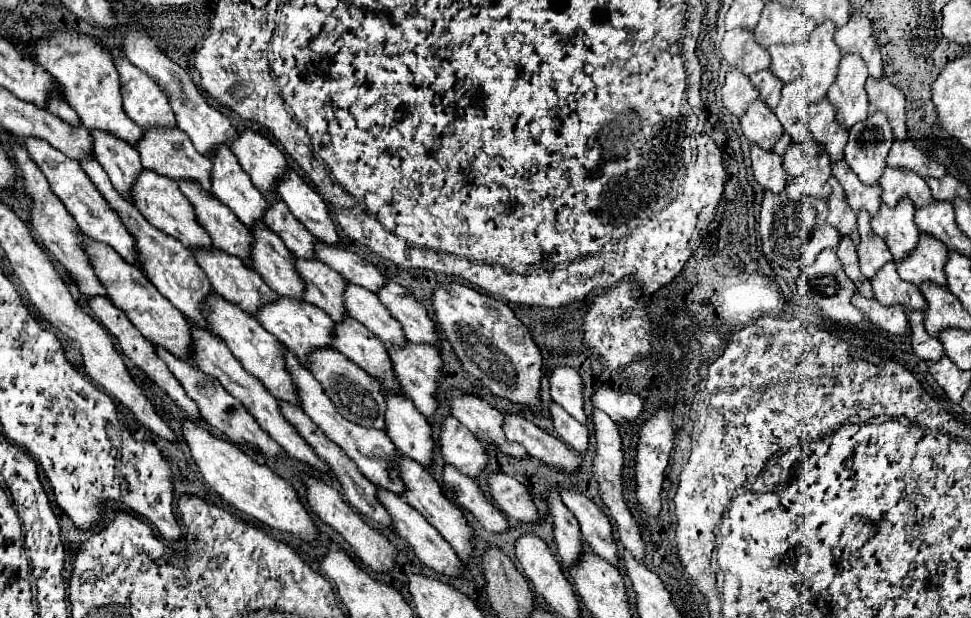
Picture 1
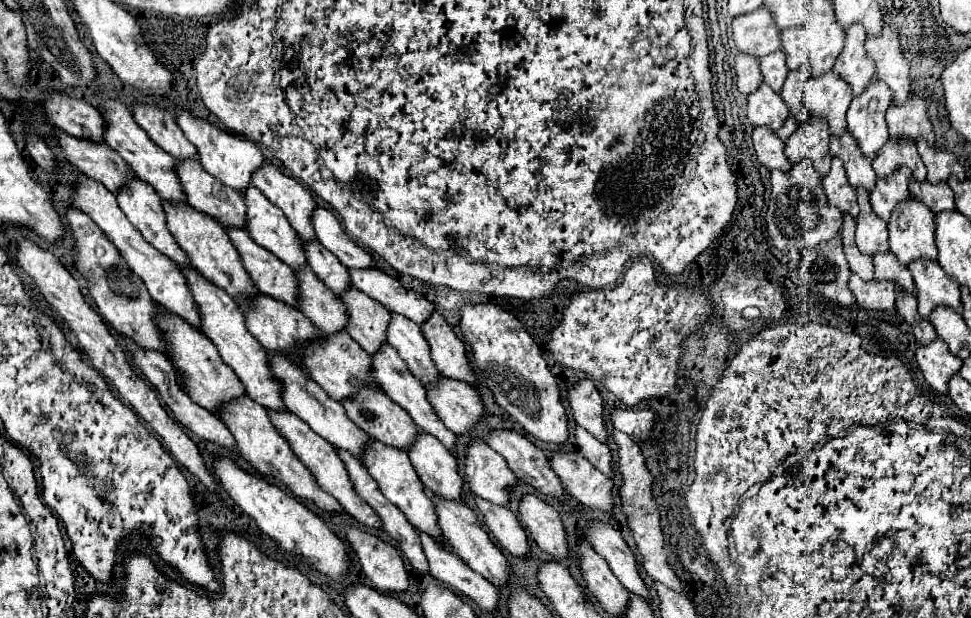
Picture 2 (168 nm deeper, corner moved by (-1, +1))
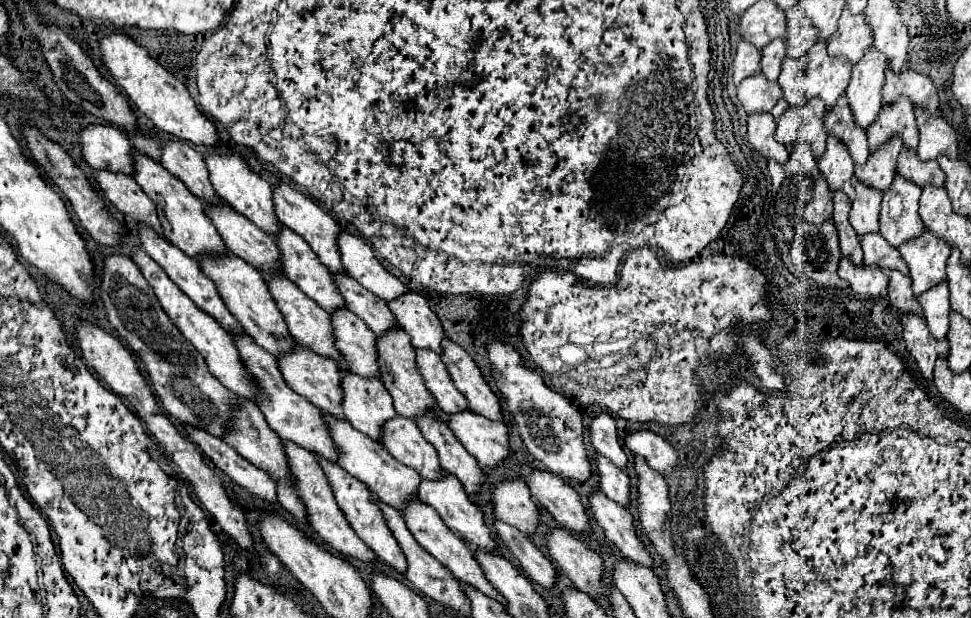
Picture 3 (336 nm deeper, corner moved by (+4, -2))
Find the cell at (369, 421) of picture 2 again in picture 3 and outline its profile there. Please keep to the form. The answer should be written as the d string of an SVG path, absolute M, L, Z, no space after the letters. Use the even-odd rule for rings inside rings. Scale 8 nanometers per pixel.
M397 414L383 424L381 444L405 466L415 468L423 478L437 478L441 466L437 460L437 450L423 438L419 428L411 418Z

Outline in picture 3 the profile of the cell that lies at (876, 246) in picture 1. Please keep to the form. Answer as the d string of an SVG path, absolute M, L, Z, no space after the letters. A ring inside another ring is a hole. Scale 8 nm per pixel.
M853 182L857 198L853 202L849 222L855 228L857 236L873 234L879 230L879 212L881 212L881 194L877 190L867 190L861 182Z

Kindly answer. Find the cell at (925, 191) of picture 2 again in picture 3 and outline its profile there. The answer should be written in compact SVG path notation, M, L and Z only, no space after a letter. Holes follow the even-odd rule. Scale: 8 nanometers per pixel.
M907 148L901 150L899 162L897 162L897 174L909 182L915 182L919 188L931 186L943 186L945 174L941 172L937 162L919 162L917 154L907 154Z

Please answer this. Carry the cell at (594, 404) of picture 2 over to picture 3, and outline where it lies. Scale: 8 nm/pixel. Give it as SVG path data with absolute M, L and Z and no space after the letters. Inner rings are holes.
M601 412L601 414L595 414L589 422L589 438L591 438L591 444L593 448L607 456L615 466L619 466L621 470L625 470L627 466L627 454L623 452L619 440L617 440L617 426L615 426L615 420Z

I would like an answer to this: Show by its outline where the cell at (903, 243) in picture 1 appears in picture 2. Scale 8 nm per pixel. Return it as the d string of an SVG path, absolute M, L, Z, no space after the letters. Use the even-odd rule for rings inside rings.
M898 167L892 177L888 179L876 179L876 187L870 191L870 203L872 209L876 211L878 217L882 217L884 221L890 219L892 209L908 199L908 179L910 179L912 171L908 171L908 167Z

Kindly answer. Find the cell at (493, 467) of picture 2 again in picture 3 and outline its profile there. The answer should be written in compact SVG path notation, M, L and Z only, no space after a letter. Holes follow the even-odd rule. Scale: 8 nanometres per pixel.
M501 480L491 486L491 504L497 520L519 528L531 536L539 524L539 510L531 500L527 484L521 480Z

